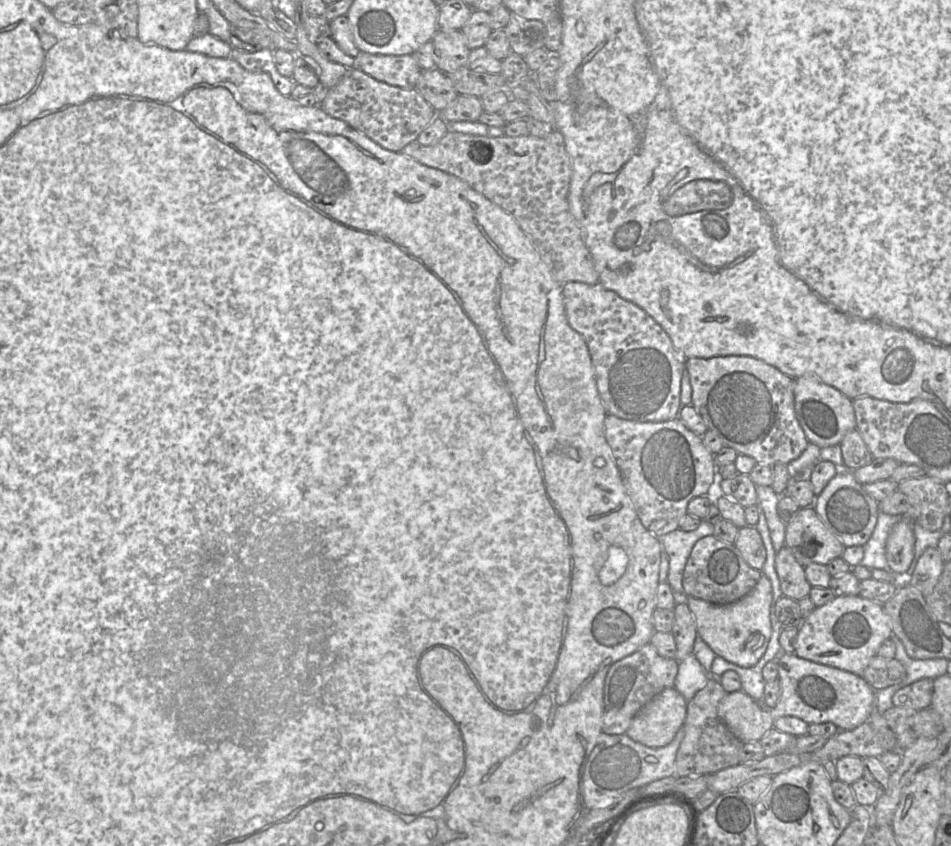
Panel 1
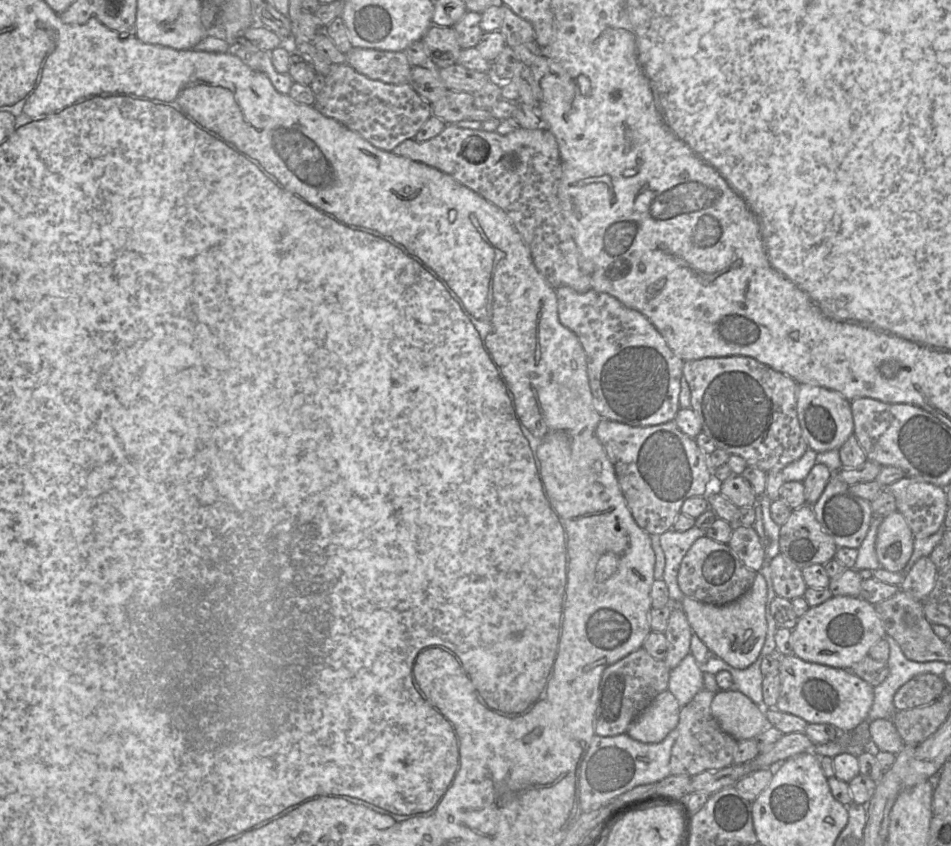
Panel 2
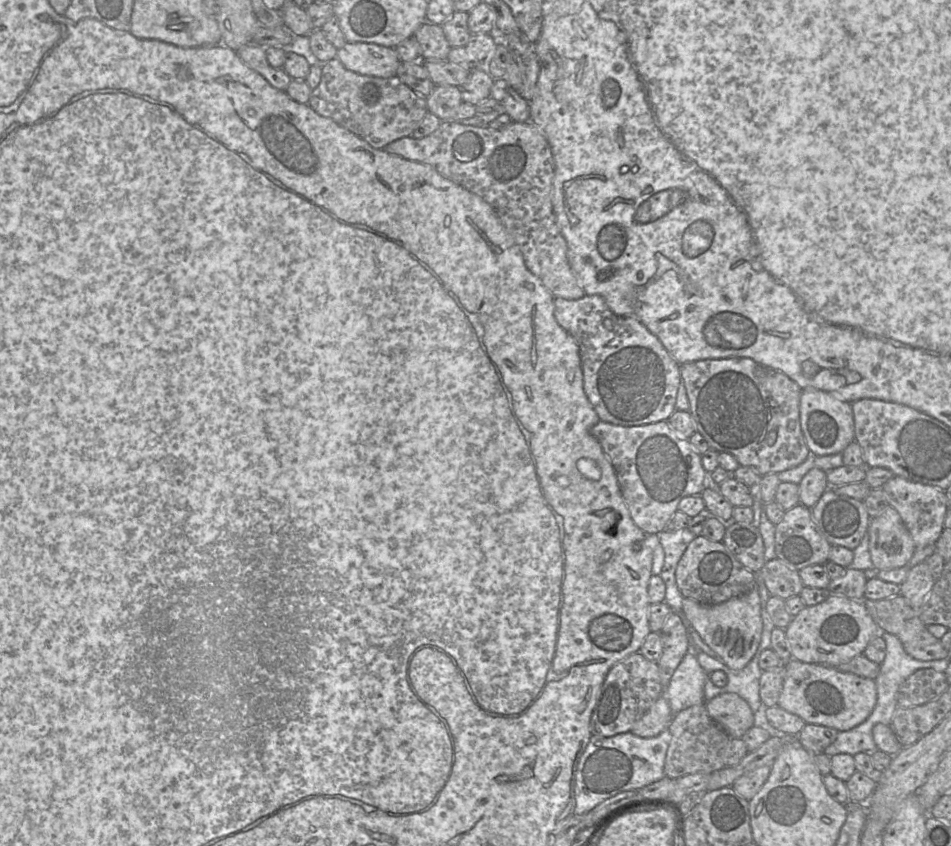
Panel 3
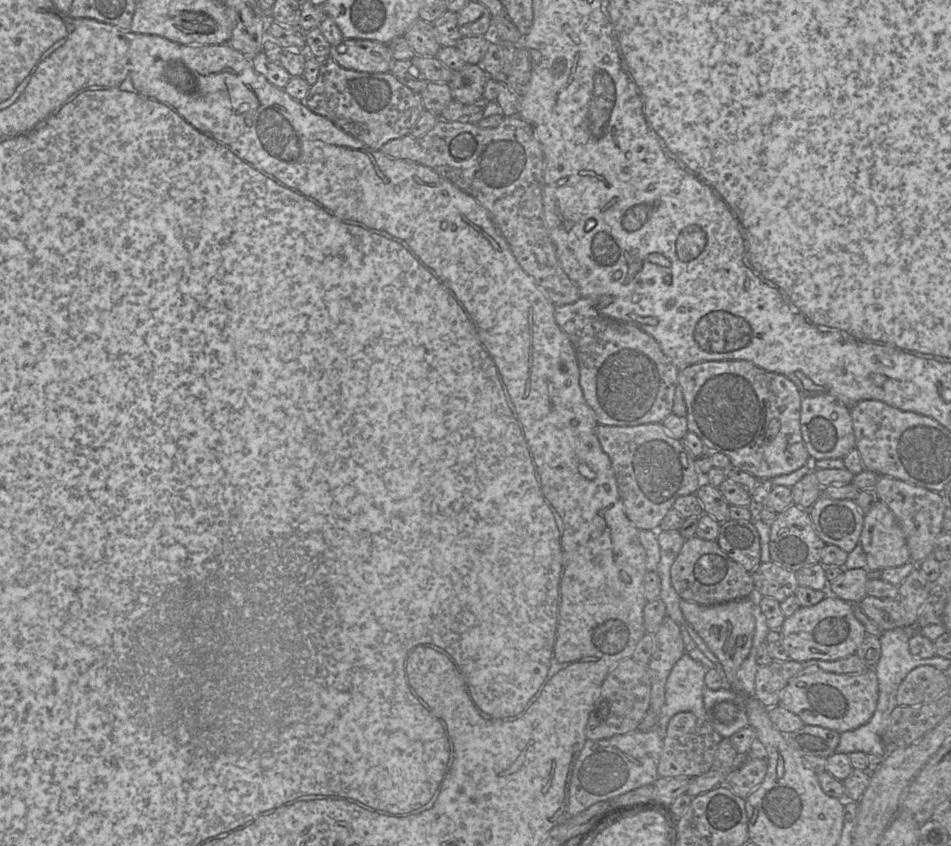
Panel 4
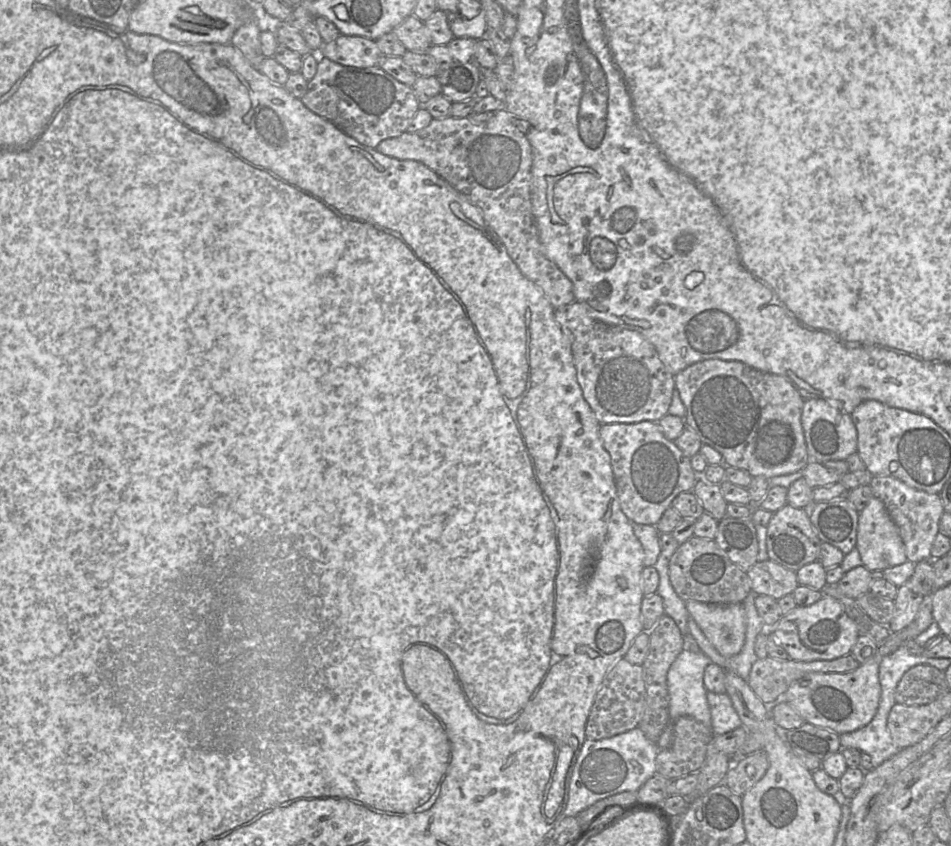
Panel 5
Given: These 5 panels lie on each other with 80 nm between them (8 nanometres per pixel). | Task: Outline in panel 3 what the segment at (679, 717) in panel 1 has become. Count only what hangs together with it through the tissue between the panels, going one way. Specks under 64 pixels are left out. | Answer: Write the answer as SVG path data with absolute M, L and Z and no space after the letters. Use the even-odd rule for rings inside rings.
M665 695L660 696L650 709L634 724L631 733L642 738L651 738L668 729L673 713Z

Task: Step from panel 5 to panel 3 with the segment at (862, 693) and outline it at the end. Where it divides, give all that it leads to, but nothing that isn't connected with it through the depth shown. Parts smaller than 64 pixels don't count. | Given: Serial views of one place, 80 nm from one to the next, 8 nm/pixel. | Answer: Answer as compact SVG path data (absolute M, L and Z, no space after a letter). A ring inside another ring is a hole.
M794 658L783 664L785 680L777 706L799 716L806 724L848 731L864 722L876 705L875 680L841 672L836 666L803 663Z

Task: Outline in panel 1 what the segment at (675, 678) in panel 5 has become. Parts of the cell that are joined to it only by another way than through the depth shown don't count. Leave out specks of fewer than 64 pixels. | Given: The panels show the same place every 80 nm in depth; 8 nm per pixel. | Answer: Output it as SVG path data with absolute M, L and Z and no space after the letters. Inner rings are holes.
M690 654L679 661L674 687L688 702L706 685L709 679L710 674L704 670L697 658Z

